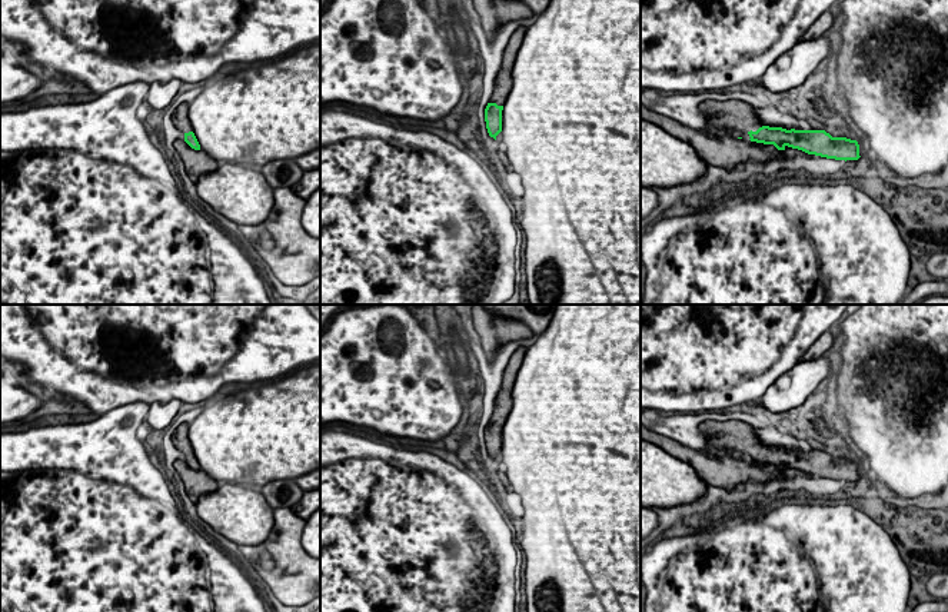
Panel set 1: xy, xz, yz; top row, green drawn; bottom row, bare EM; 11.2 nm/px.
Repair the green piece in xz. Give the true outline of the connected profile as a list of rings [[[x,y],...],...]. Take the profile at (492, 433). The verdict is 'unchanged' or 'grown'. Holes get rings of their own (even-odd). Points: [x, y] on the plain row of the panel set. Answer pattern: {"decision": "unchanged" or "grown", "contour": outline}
{"decision": "grown", "contour": [[[519,346],[516,352],[510,356],[508,366],[505,367],[502,385],[495,400],[493,415],[485,429],[486,449],[489,456],[495,460],[496,456],[502,452],[502,430],[512,410],[512,389],[526,350],[526,347]]]}

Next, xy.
{"decision": "grown", "contour": [[[180,423],[172,435],[173,445],[184,453],[184,462],[194,470],[200,470],[200,465],[193,453],[193,448],[189,439],[189,425]]]}

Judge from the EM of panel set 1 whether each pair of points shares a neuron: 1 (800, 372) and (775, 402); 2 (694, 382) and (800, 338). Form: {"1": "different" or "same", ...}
{"1": "same", "2": "same"}

